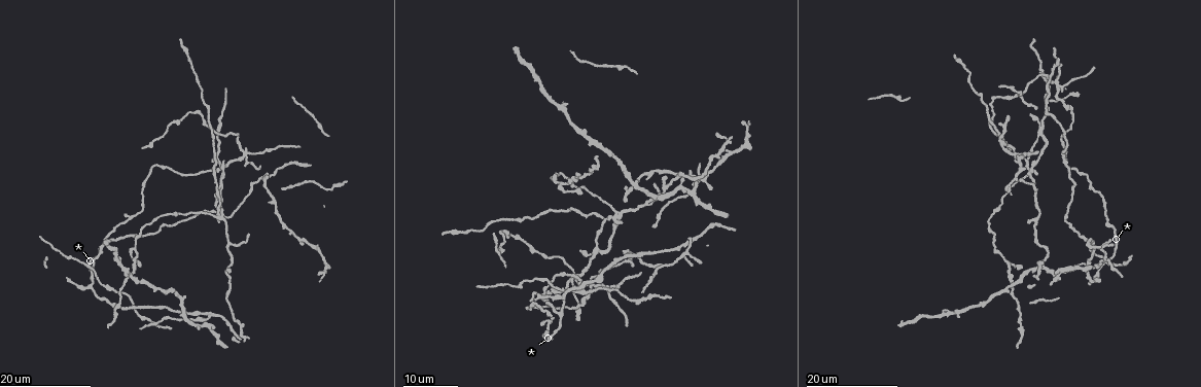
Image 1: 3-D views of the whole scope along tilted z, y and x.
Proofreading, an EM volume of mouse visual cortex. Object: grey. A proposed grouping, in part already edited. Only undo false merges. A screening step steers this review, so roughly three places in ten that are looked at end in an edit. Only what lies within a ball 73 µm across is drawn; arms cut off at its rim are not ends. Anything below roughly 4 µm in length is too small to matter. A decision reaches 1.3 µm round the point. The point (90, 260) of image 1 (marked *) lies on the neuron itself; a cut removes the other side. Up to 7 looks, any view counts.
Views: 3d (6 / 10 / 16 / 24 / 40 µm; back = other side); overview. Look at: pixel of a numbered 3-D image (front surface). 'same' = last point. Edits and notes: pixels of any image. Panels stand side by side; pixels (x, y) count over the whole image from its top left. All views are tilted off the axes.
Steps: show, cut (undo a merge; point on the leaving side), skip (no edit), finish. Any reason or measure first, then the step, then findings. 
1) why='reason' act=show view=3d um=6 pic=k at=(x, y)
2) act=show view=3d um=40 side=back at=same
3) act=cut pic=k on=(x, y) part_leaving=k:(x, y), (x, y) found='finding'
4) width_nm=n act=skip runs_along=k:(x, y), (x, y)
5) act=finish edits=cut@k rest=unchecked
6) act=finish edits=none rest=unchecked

why='three-way junction' act=show view=3d um=16 pic=1 at=(228, 241)

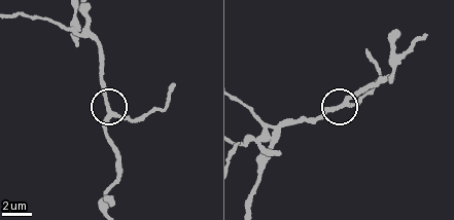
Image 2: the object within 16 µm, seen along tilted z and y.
act=show view=3d um=10 pic=2 at=(114, 114)

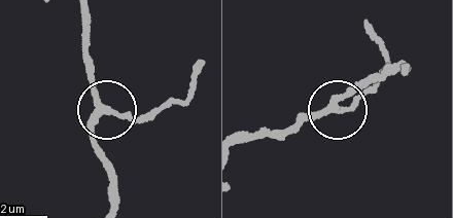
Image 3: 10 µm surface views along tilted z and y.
act=skip runs_along=3:(81, 11), (85, 75), (101, 105), (146, 116), (168, 108) found='all the same neuron'

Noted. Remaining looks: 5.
why='three arms meet' act=show view=3d um=24 pic=1 at=(565, 182)

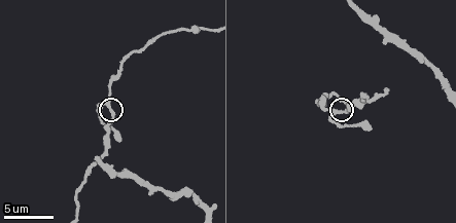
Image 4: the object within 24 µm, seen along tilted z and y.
act=show view=3d um=6 pic=4 at=(337, 112)

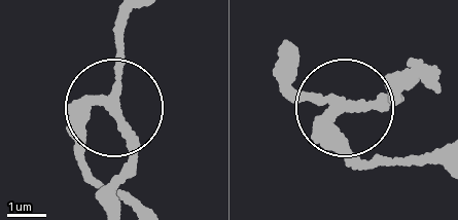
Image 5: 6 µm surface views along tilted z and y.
act=skip runs_along=5:(297, 74), (304, 92), (341, 103), (329, 145), (351, 164) found='continuous, no second neuron'

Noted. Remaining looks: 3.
why='three arms meet' act=show view=3d um=24 pic=1 at=(212, 314)

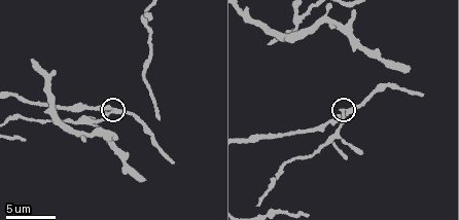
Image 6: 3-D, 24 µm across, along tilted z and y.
act=show view=3d um=10 pic=6 at=(114, 110)

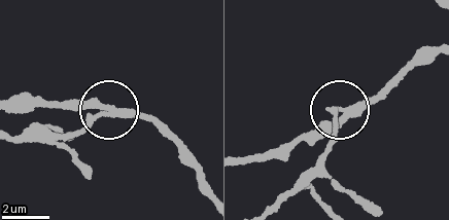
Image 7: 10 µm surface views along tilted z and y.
side_arm_um=21 act=skip runs_along=7:(11, 105), (77, 102), (106, 111), (82, 134), (71, 135) found='one neuron here'

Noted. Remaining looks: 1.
act=finish edits=none rest=unchecked

